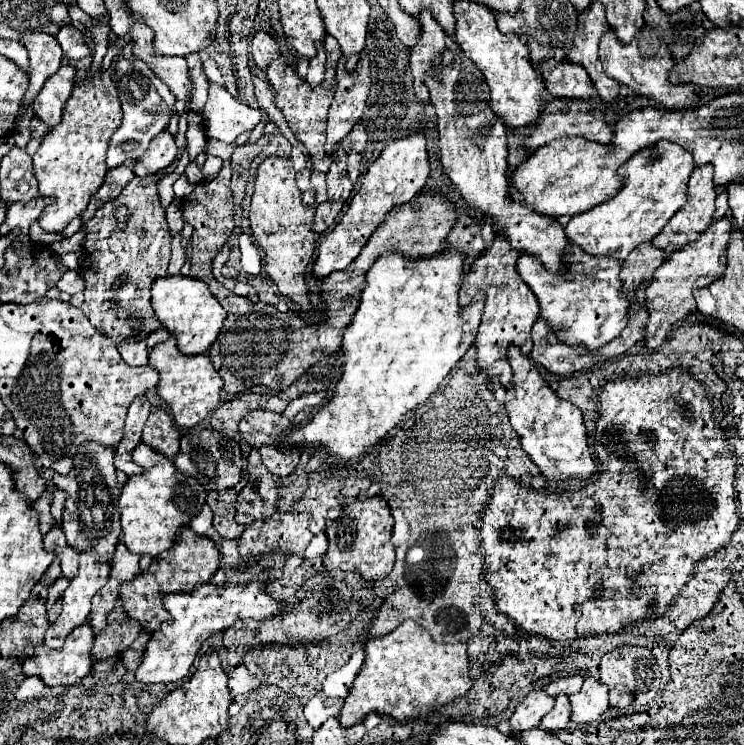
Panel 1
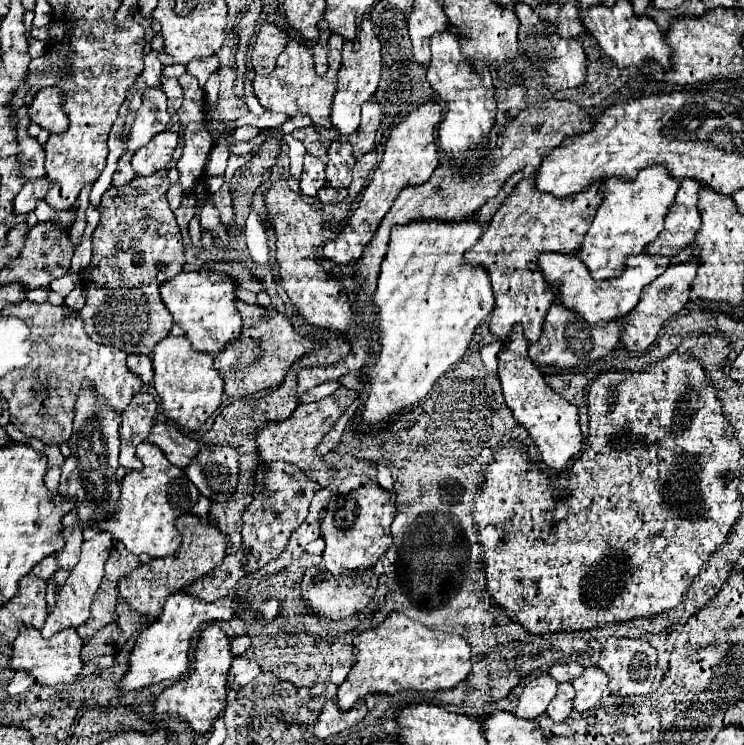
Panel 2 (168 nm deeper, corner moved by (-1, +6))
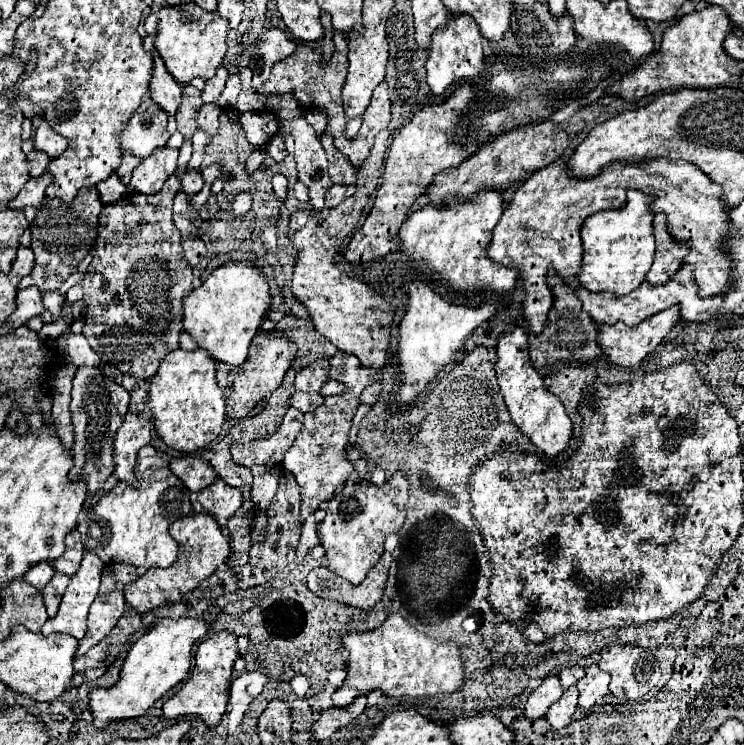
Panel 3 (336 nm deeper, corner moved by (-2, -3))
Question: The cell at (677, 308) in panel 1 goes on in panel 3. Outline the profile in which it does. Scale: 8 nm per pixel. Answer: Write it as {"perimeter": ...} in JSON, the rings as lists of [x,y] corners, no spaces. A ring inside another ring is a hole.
{"perimeter":[[[670,308],[654,314],[638,326],[626,326],[622,322],[598,328],[598,344],[610,362],[620,366],[638,364],[648,352],[652,352],[662,338],[680,320],[680,308]]]}

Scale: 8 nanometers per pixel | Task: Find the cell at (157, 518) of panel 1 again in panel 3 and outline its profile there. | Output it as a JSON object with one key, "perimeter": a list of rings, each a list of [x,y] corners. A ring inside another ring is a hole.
{"perimeter":[[[144,446],[138,452],[134,472],[140,486],[132,488],[128,482],[120,482],[90,512],[82,514],[76,530],[82,536],[86,552],[96,552],[104,562],[168,568],[178,558],[178,544],[168,528],[176,518],[192,512],[190,490],[168,468],[168,456],[152,446]]]}

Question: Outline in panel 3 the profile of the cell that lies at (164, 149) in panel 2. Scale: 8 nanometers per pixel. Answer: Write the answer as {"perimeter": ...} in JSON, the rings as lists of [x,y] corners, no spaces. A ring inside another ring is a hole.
{"perimeter":[[[158,148],[148,156],[148,160],[142,160],[134,172],[132,172],[132,182],[130,190],[142,192],[142,194],[154,194],[162,188],[164,180],[176,172],[176,160],[178,160],[178,150],[176,148]]]}

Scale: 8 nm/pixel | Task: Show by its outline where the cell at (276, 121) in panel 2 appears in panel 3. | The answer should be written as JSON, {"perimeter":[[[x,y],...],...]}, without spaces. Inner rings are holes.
{"perimeter":[[[300,116],[290,118],[290,120],[280,120],[280,132],[278,134],[282,138],[292,136],[296,140],[298,178],[310,190],[310,204],[316,210],[322,210],[324,208],[324,194],[332,186],[322,142],[318,140],[314,130]]]}

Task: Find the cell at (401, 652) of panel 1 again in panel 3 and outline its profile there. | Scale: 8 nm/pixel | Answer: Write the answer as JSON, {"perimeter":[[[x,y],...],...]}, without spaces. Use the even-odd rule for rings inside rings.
{"perimeter":[[[392,614],[386,622],[370,632],[352,632],[342,640],[344,648],[350,652],[348,676],[344,686],[332,694],[334,706],[346,708],[356,696],[368,694],[372,690],[382,690],[386,696],[438,696],[450,694],[464,684],[464,664],[460,658],[460,648],[454,642],[442,642],[418,632],[400,614]]]}

